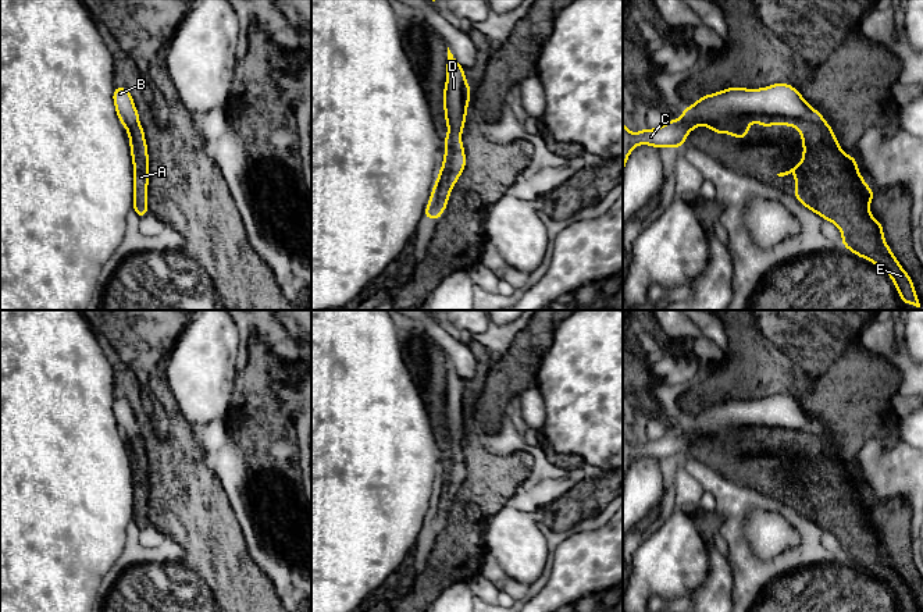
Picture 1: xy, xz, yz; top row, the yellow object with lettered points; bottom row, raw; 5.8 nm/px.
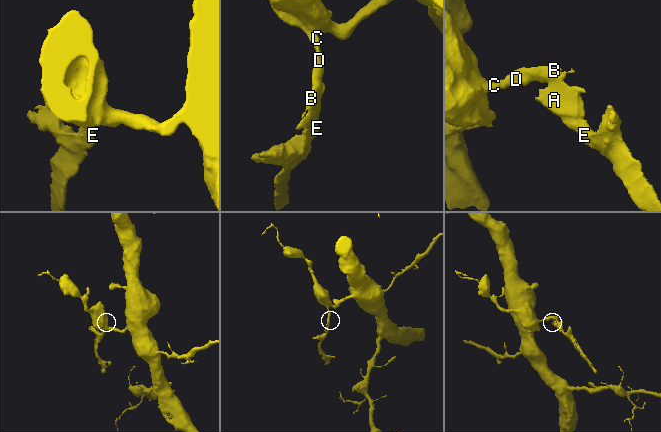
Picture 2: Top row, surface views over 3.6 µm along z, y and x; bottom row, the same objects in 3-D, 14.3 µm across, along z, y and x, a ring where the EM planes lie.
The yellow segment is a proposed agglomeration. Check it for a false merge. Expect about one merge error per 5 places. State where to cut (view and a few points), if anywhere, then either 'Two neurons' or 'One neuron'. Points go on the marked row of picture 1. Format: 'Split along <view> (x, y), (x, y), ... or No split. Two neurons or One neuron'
No split. One neuron

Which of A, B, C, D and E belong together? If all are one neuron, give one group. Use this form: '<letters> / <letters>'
A B C D E

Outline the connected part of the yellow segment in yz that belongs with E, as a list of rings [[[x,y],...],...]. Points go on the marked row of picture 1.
[[[777,82],[760,89],[730,86],[702,96],[684,108],[680,120],[667,121],[656,129],[642,128],[638,134],[631,134],[623,122],[623,172],[637,145],[681,147],[687,135],[701,125],[709,127],[714,134],[745,139],[753,120],[759,127],[778,124],[799,131],[803,142],[802,161],[777,175],[795,172],[792,179],[798,186],[791,193],[799,203],[834,223],[841,231],[844,248],[888,273],[902,303],[920,307],[909,274],[883,238],[883,224],[869,211],[874,191],[862,178],[855,156],[844,153],[822,113],[810,107],[788,83]]]

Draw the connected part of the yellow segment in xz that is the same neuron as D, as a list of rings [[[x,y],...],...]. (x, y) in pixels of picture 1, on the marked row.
[[[448,47],[446,83],[442,100],[449,131],[445,136],[443,163],[424,213],[424,217],[435,221],[445,211],[449,195],[467,163],[462,145],[462,132],[466,124],[470,93],[471,89],[466,81],[464,68]]]

